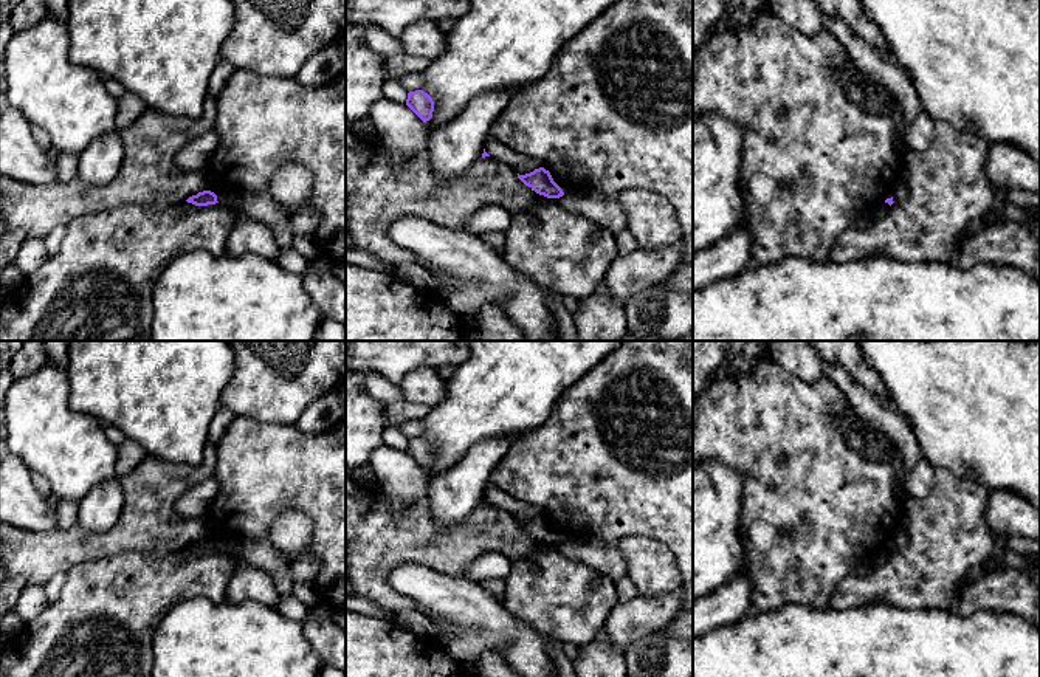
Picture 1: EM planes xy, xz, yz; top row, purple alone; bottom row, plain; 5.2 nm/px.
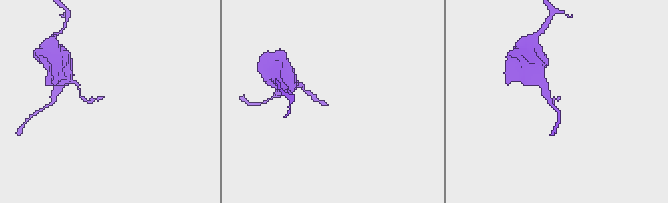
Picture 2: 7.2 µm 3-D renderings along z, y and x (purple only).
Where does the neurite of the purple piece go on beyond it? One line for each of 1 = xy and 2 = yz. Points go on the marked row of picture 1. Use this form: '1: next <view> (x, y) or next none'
1: next none
2: next none

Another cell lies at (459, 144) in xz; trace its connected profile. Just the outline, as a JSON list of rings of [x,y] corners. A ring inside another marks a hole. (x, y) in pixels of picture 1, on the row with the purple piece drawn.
[[[484,93],[453,121],[428,135],[429,167],[436,178],[454,180],[482,160],[490,127],[515,93]]]

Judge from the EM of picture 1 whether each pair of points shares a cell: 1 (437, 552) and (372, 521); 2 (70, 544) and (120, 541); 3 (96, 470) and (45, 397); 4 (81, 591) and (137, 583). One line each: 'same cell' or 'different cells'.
1: same cell
2: same cell
3: same cell
4: same cell

